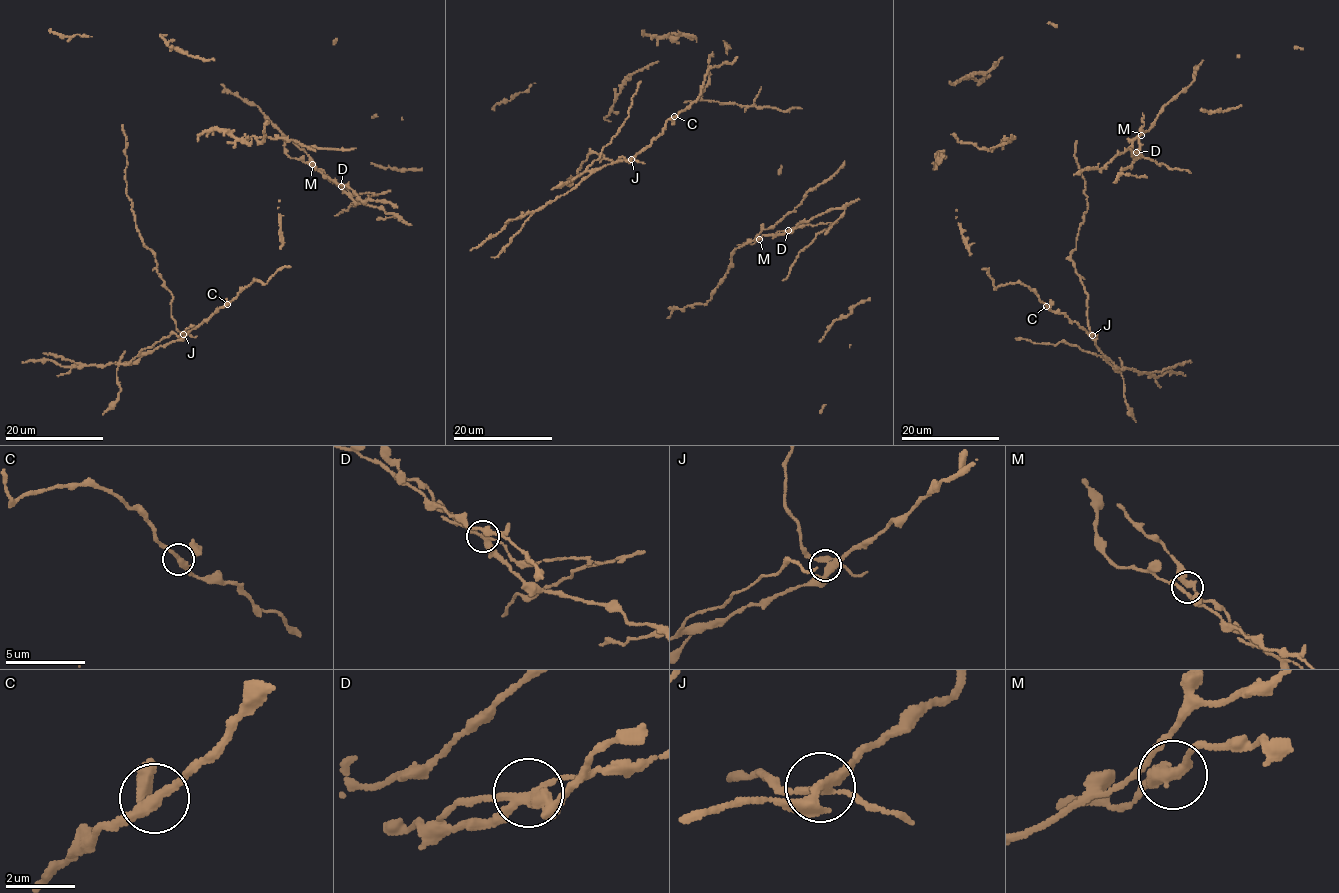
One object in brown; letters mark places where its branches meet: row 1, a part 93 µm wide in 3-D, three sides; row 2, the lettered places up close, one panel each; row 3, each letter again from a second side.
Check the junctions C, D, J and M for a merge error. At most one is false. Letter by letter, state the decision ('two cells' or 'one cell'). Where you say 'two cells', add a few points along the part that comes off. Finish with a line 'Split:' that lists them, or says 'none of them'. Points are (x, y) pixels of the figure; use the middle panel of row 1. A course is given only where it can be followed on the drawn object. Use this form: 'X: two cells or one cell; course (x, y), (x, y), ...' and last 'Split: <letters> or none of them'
C: one cell
D: two cells; course (788, 230), (806, 225), (830, 224), (798, 253), (788, 276), (782, 280)
J: one cell
M: one cell
Split: D

